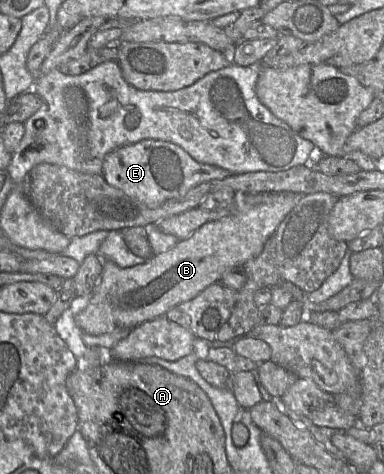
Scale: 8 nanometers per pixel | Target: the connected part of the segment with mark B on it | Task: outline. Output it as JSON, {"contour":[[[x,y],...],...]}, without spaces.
{"contour":[[[293,192],[240,194],[228,215],[205,223],[188,238],[179,240],[172,249],[153,255],[144,264],[120,268],[114,262],[104,260],[103,271],[88,305],[75,317],[77,326],[83,333],[98,336],[119,328],[133,329],[146,321],[164,316],[174,306],[193,299],[209,285],[220,282],[228,270],[242,268],[244,263],[260,255],[265,243],[303,196]]]}

